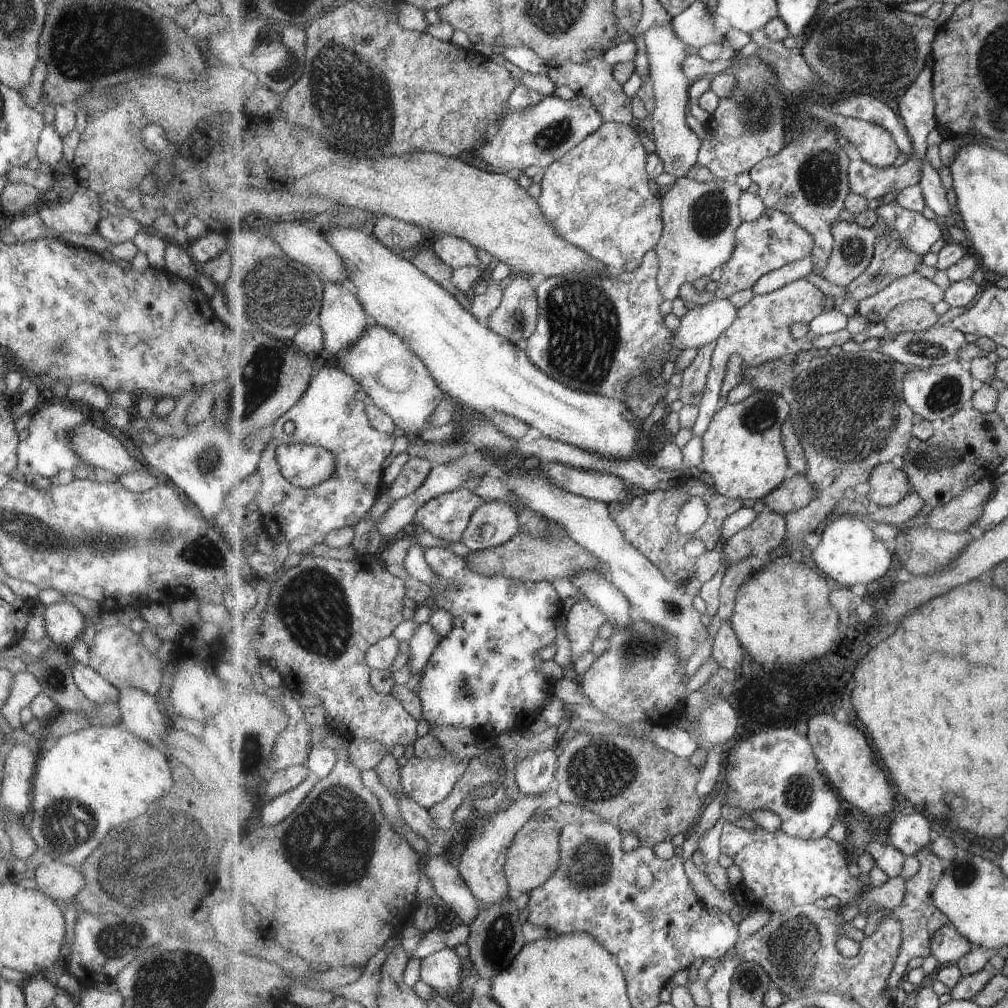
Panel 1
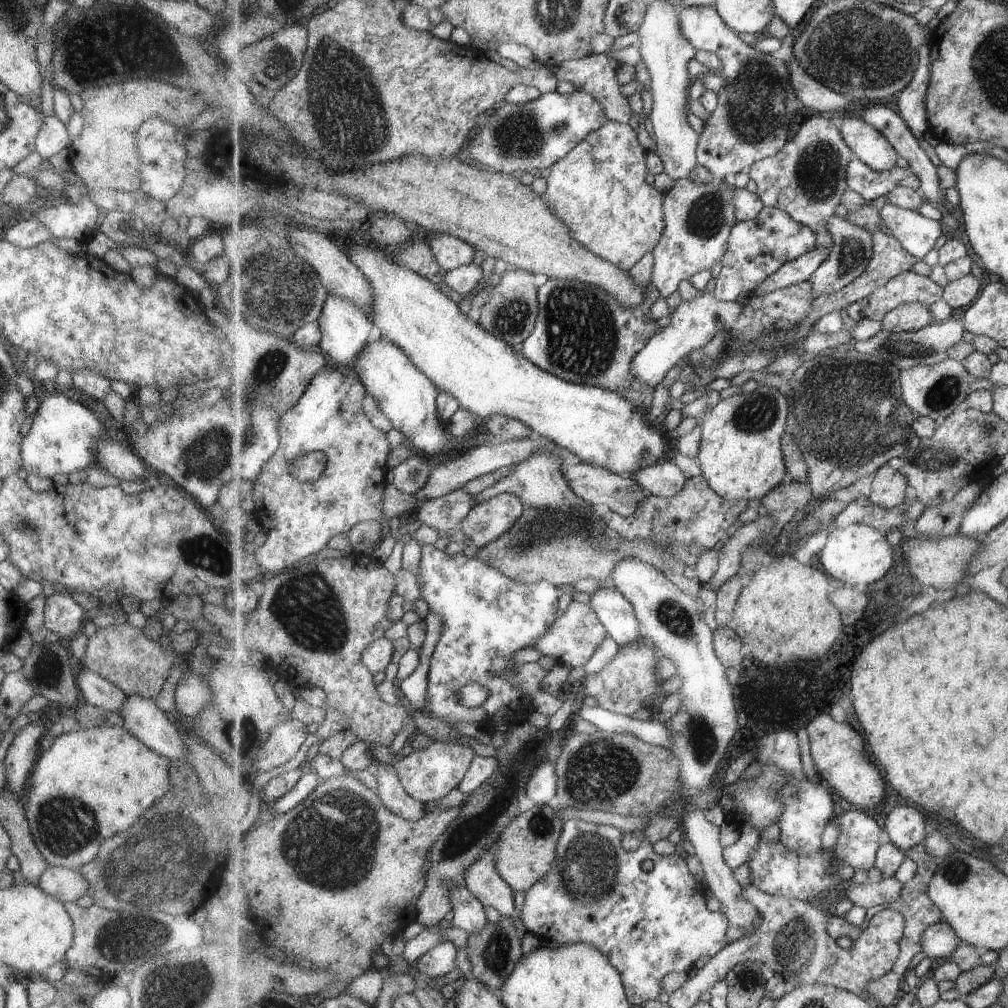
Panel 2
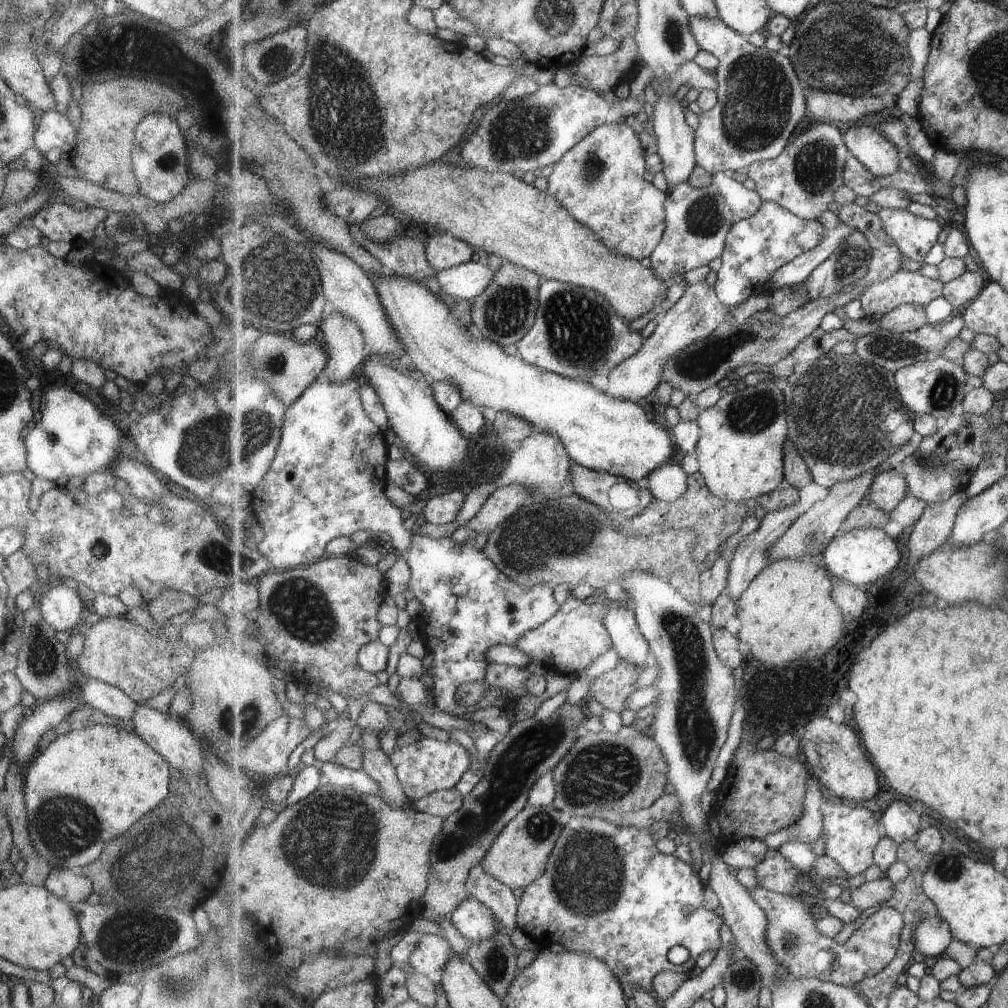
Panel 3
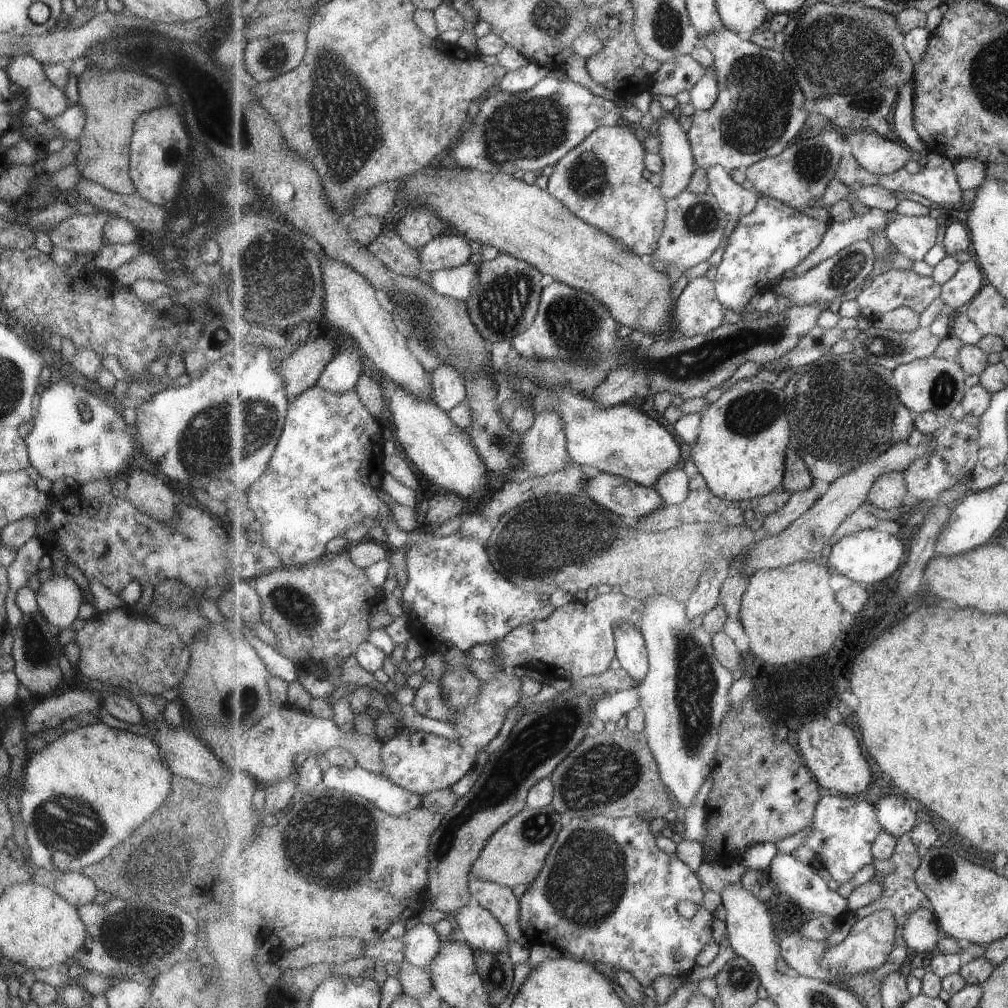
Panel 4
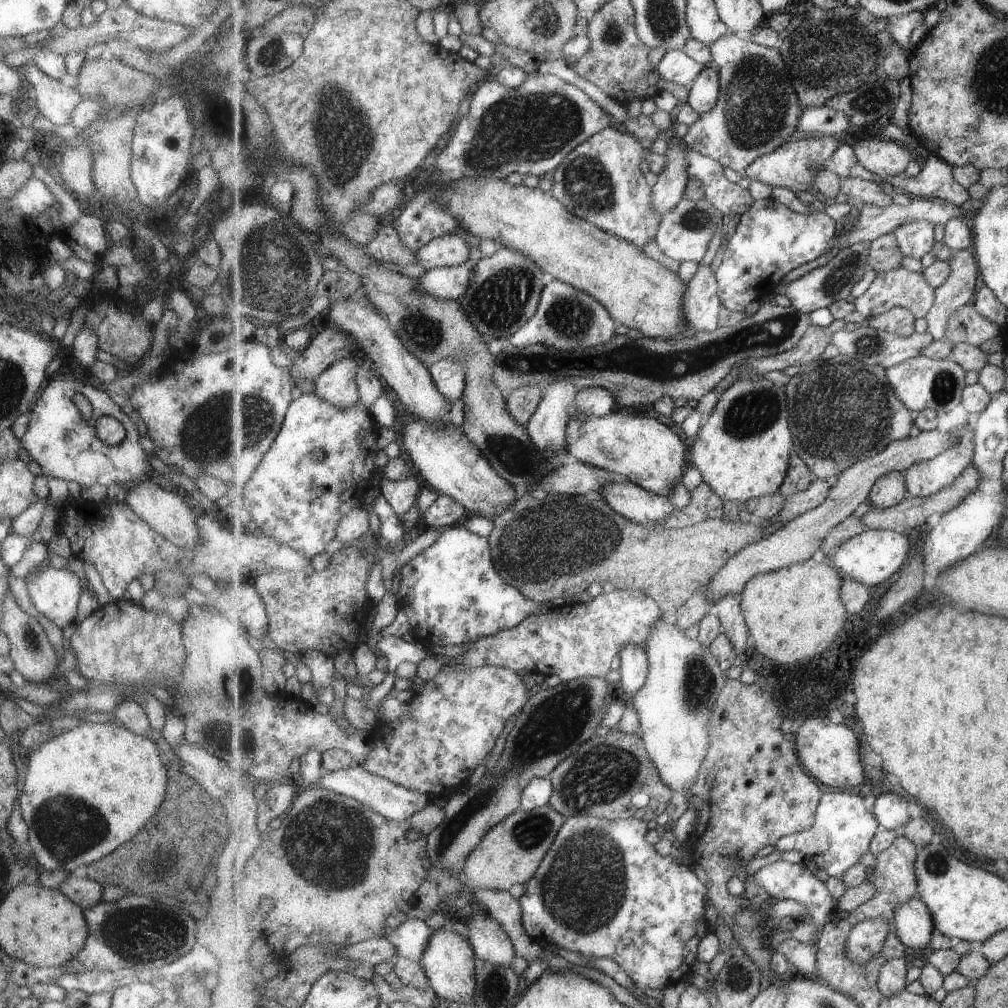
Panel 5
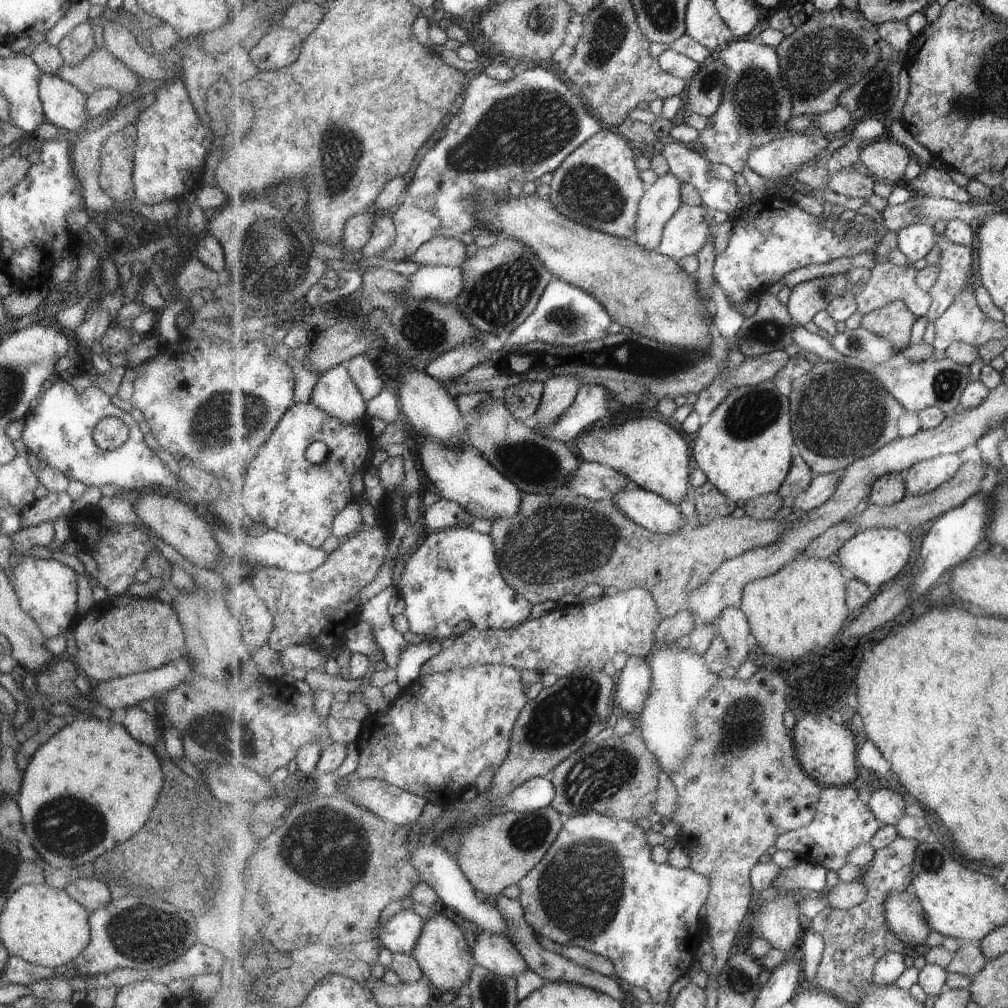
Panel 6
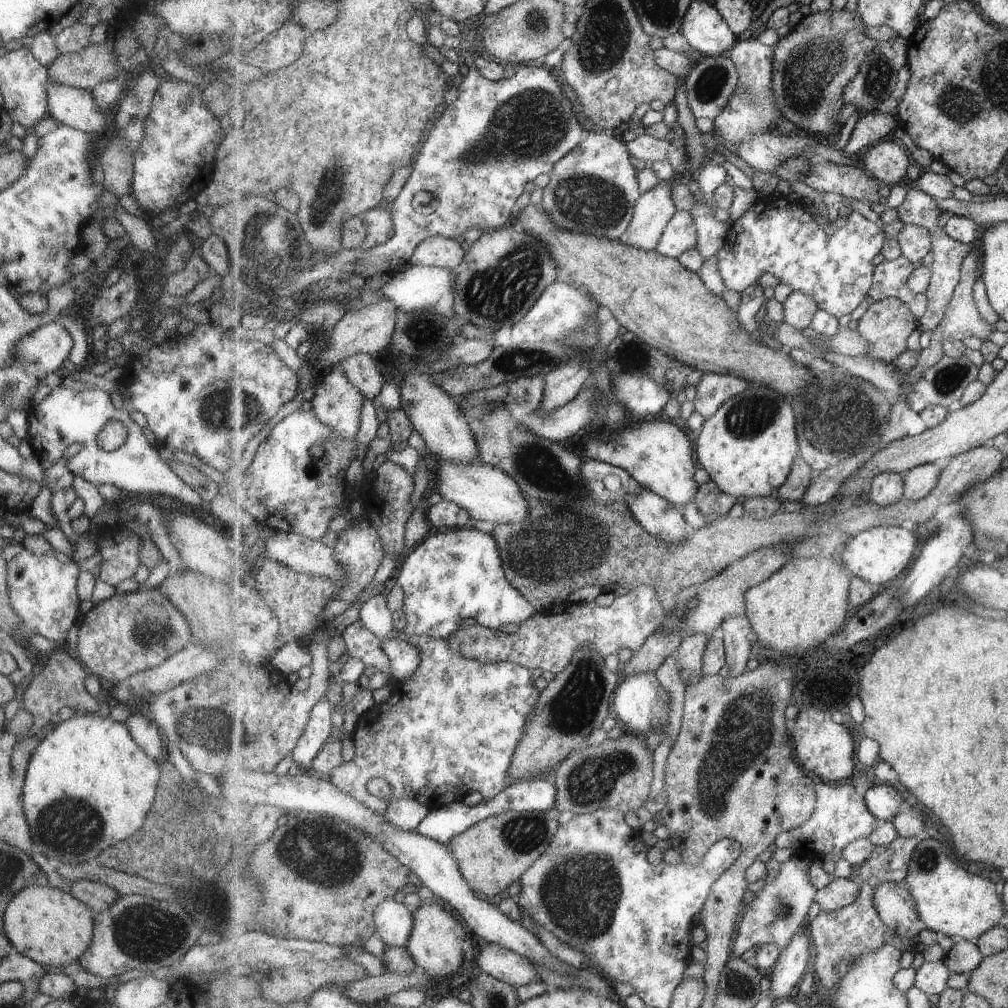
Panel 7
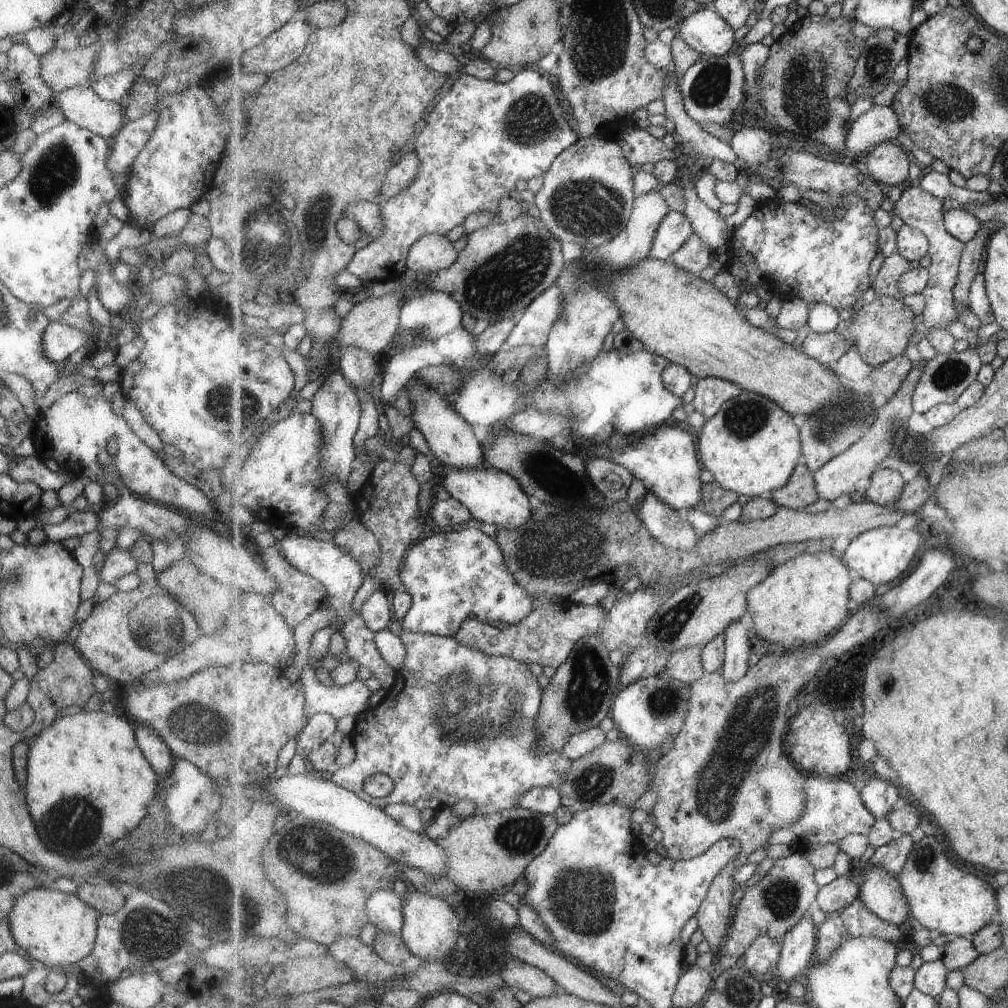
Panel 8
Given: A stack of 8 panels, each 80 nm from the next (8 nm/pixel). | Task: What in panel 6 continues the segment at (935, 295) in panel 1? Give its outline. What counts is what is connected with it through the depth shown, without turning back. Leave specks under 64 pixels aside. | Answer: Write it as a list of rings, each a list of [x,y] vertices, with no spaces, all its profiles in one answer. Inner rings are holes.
[[[891,262],[879,263],[872,268],[871,280],[866,284],[865,288],[856,296],[858,302],[858,312],[862,315],[868,315],[874,310],[885,308],[888,304],[895,301],[903,301],[909,304],[909,308],[913,308],[913,312],[919,316],[925,317],[932,305],[932,296],[929,291],[921,288],[917,284],[917,275],[920,270],[915,266],[902,267]]]

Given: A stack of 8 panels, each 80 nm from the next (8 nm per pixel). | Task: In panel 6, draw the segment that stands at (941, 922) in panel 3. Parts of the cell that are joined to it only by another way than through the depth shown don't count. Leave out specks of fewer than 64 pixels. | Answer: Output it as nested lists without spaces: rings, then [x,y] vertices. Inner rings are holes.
[[[912,890],[895,893],[885,904],[886,919],[891,930],[907,946],[921,946],[933,934],[925,916],[924,906]]]

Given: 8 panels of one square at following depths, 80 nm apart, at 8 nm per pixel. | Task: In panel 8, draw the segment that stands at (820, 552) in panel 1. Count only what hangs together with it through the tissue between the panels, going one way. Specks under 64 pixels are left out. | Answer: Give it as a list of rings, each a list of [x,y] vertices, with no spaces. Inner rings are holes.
[[[884,526],[868,530],[854,538],[844,551],[843,559],[850,570],[861,579],[867,579],[879,586],[903,576],[919,554],[923,536],[915,528],[911,530]]]

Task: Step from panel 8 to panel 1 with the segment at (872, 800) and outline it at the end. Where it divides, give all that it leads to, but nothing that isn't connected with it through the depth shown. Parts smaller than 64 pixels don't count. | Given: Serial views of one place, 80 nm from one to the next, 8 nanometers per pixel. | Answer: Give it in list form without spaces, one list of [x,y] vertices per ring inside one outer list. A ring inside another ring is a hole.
[[[901,812],[891,822],[887,842],[907,856],[916,856],[920,850],[932,844],[934,832],[929,818],[923,814]]]

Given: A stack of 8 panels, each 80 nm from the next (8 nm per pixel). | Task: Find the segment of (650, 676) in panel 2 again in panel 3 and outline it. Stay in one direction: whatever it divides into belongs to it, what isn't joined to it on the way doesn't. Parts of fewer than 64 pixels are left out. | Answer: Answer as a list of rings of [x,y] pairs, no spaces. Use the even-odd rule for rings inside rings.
[[[619,657],[616,667],[599,675],[591,684],[588,698],[596,699],[604,709],[623,712],[627,698],[637,690],[637,678],[643,670],[635,663]]]

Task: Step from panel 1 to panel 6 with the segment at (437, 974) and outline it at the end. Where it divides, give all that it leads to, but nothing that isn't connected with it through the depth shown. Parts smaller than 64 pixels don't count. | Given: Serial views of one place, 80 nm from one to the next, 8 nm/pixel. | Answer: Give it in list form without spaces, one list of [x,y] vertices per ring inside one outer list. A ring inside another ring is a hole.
[[[411,908],[402,910],[382,925],[379,939],[393,954],[413,955],[425,923]]]

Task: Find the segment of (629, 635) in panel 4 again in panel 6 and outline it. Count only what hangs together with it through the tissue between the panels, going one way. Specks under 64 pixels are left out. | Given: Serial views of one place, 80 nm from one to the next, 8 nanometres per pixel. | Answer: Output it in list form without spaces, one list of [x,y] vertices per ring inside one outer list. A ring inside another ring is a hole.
[[[630,656],[619,672],[616,700],[629,717],[639,717],[652,695],[654,678],[645,657]]]

